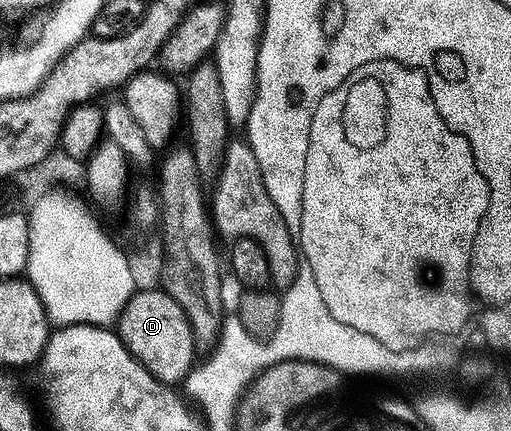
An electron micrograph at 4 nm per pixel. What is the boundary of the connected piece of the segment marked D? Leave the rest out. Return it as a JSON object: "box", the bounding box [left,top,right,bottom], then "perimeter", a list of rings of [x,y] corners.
{"box":[116,290,196,386],"perimeter":[[[165,290],[158,292],[139,291],[123,310],[116,324],[124,346],[148,369],[161,384],[178,386],[189,378],[196,368],[196,349],[192,326],[181,306]]]}

